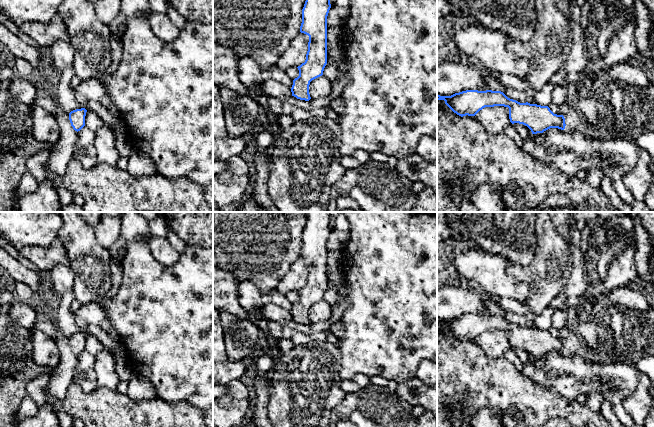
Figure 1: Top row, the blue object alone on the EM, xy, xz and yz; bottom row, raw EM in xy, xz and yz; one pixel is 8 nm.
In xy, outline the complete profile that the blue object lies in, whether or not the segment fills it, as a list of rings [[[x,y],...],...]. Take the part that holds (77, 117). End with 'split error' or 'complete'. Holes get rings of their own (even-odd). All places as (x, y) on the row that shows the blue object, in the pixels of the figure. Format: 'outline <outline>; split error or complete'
outline [[[85,108],[76,109],[69,113],[71,126],[75,131],[80,131],[85,126],[85,116],[87,110]]]; complete

